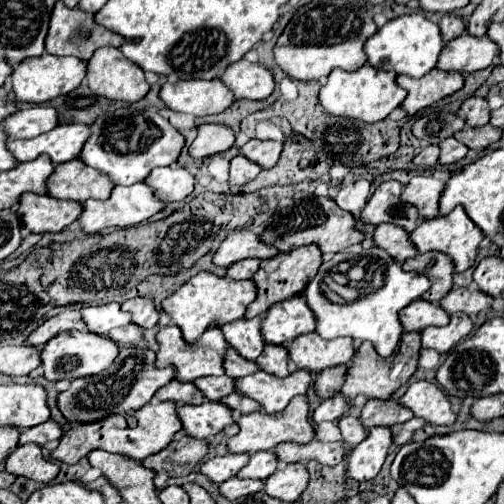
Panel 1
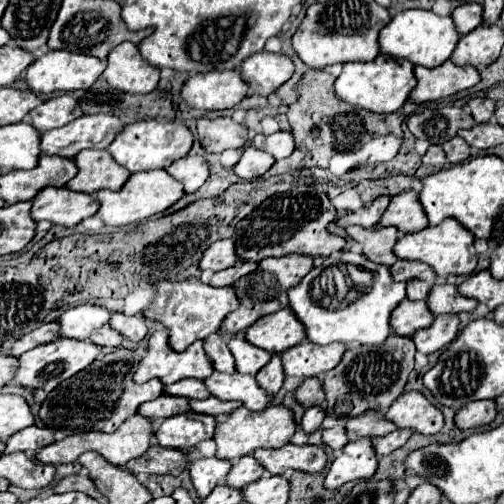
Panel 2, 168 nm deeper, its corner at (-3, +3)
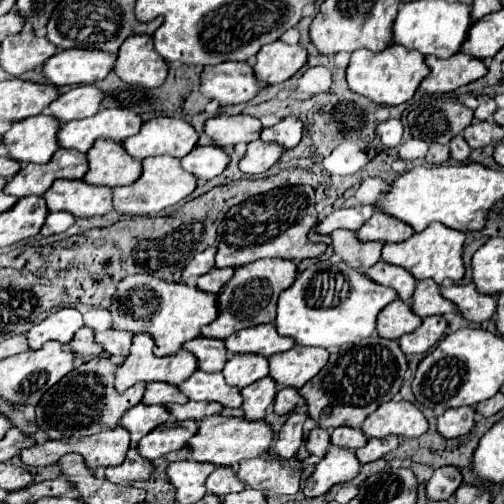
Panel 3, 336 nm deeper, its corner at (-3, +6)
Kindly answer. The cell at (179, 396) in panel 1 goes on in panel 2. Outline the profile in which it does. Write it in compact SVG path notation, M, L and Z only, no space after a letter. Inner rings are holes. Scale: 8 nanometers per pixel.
M162 394L156 400L150 400L150 402L142 404L138 408L138 414L154 422L154 420L160 420L160 418L170 418L170 416L184 414L186 410L188 410L188 400L186 398Z

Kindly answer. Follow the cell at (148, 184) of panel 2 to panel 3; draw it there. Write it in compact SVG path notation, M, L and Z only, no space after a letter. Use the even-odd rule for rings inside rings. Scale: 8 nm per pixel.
M148 157L142 161L142 175L126 187L114 187L114 209L120 215L156 215L166 207L176 205L196 189L196 177L186 173L174 157Z

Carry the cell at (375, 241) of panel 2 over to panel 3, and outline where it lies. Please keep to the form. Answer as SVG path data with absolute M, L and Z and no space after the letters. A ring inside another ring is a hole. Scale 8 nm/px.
M336 229L332 233L332 247L334 251L350 265L368 269L380 261L384 243L380 241L360 241L354 231Z

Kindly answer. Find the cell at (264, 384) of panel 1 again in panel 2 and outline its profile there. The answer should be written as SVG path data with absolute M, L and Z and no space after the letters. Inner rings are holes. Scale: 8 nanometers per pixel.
M212 372L204 384L210 396L216 396L220 400L240 400L252 412L266 410L272 402L272 398L256 384L254 376Z

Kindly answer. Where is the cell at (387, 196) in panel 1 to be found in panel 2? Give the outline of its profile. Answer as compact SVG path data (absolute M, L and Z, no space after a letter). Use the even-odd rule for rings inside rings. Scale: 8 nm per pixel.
M380 196L370 206L362 206L356 212L350 212L350 214L346 214L342 218L336 218L336 224L342 226L342 228L352 226L352 224L362 226L362 228L374 228L376 222L380 220L380 216L384 214L384 210L388 208L388 202L390 202L388 196Z

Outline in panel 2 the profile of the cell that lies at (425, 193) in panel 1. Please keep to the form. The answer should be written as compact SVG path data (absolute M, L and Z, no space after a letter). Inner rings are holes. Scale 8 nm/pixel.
M408 190L390 200L390 206L382 214L382 220L376 226L394 226L402 234L414 234L428 226L426 214L418 202L418 192Z

